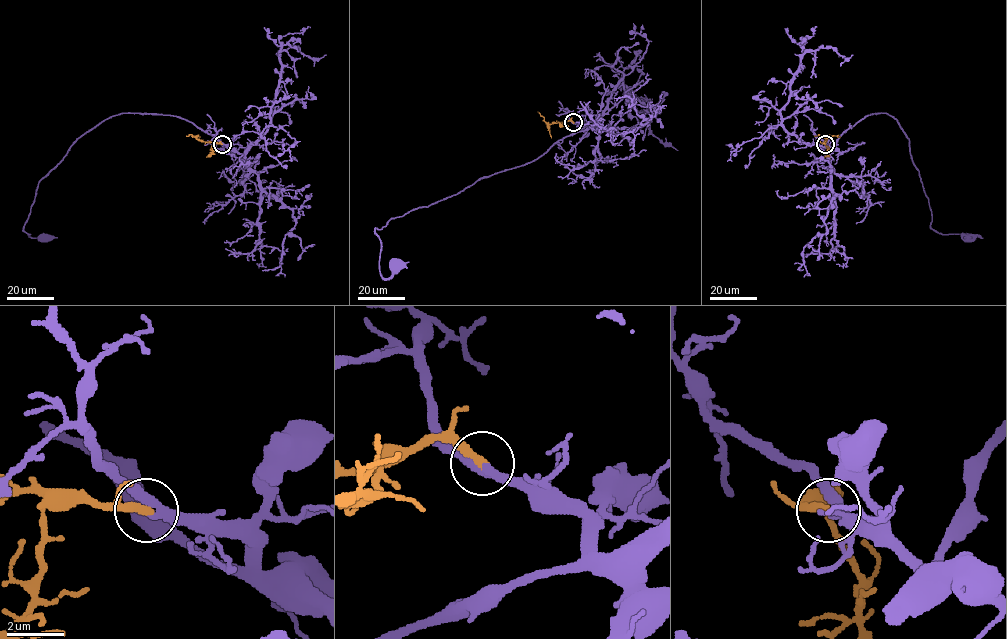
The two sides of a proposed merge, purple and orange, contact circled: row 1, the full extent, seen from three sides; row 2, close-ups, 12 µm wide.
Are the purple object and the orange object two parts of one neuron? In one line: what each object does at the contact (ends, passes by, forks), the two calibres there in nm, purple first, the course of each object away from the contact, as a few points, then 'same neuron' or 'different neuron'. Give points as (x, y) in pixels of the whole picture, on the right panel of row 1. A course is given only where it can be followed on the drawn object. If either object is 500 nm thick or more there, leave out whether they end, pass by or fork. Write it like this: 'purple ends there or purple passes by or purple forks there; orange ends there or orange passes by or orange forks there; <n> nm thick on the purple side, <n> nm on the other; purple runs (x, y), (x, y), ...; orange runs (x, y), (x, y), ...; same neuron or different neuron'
purple passes by; orange ends there; 240 nm thick on the purple side, 320 nm on the other; purple runs (825, 143), (833, 148), (865, 116), (887, 113), (909, 140), (931, 227), (981, 238), (968, 238); orange runs (825, 143), (826, 137), (814, 136); same neuron

